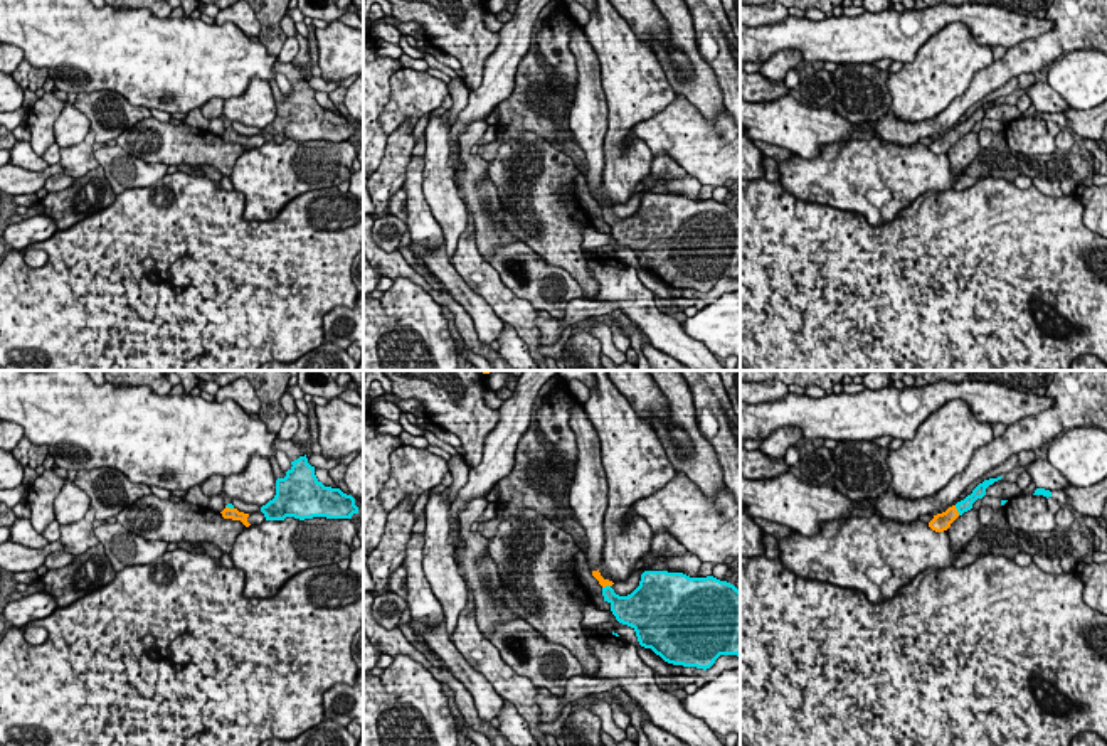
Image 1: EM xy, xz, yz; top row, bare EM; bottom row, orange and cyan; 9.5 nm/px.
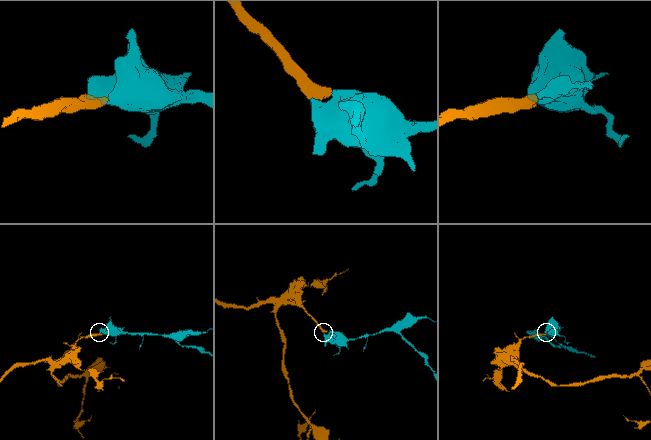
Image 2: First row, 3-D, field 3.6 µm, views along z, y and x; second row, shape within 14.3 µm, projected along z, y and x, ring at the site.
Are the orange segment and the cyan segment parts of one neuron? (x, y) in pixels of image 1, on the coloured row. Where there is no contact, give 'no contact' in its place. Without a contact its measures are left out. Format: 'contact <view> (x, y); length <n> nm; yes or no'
contact yz (956, 511); length 110 nm; yes

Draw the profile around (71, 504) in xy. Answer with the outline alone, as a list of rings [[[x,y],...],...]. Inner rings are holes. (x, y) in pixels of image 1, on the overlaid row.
[[[66,478],[59,495],[54,500],[56,520],[61,525],[77,522],[86,515],[89,507],[91,500],[87,493]]]

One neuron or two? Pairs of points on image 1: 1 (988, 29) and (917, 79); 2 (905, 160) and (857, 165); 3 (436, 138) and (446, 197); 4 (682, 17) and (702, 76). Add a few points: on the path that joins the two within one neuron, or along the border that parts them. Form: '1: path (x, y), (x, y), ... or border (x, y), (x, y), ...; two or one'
1: border (934, 32), (961, 22), (978, 42), (990, 47); two
2: path (894, 165), (868, 165); one
3: path (438, 154), (438, 182); one
4: path (682, 32), (697, 61); one

